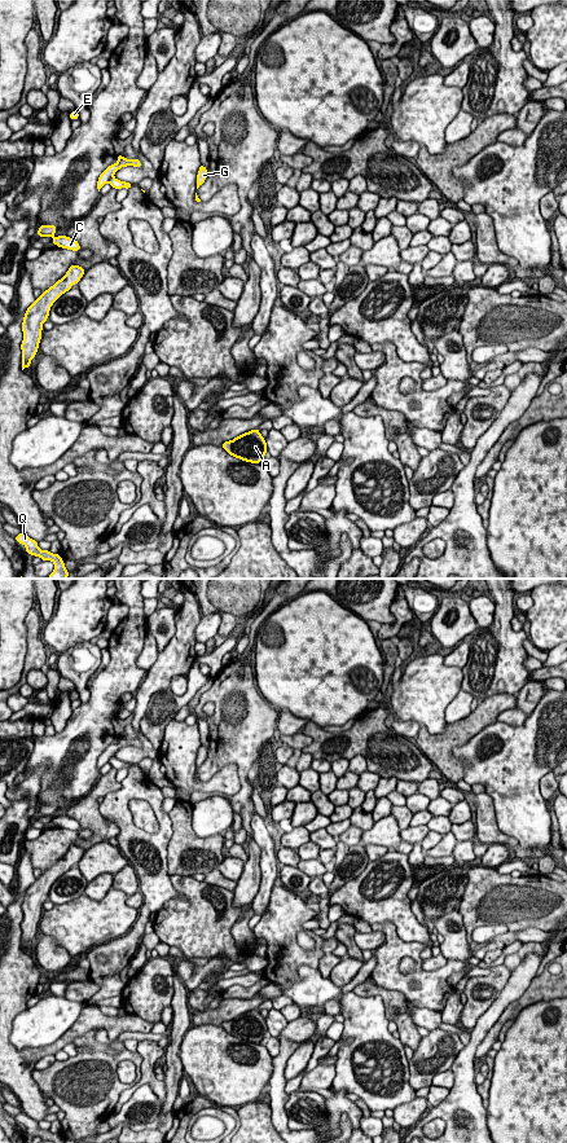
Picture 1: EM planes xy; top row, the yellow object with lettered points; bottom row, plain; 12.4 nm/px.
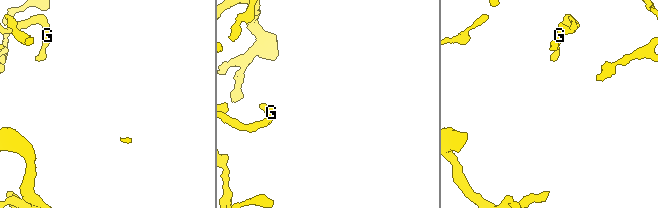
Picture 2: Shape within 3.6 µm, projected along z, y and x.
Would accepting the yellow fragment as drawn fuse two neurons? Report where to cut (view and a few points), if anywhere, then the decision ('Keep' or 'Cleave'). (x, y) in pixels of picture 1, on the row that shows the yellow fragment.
Split along xy (113, 175), (108, 181). Cleave

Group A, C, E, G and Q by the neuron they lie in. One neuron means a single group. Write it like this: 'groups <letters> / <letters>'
groups A E G Q / C

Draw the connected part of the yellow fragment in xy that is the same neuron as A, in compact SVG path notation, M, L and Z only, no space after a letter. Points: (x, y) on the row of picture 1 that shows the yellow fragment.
M258 428L224 441L221 447L230 456L255 465L260 463L268 452L265 439Z

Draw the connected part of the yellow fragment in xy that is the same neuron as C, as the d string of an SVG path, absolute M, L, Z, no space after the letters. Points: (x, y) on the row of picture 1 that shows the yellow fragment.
M58 236L52 238L52 242L62 249L72 250L72 251L80 251L80 245L76 239L72 239L67 236Z

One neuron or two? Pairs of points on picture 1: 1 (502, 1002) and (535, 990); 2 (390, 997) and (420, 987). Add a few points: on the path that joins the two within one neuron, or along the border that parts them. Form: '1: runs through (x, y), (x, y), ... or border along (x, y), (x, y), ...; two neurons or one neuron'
1: border along (536, 975), (527, 989), (506, 1007), (500, 1018); two neurons
2: border along (374, 983), (387, 989), (399, 990), (412, 1005); two neurons

